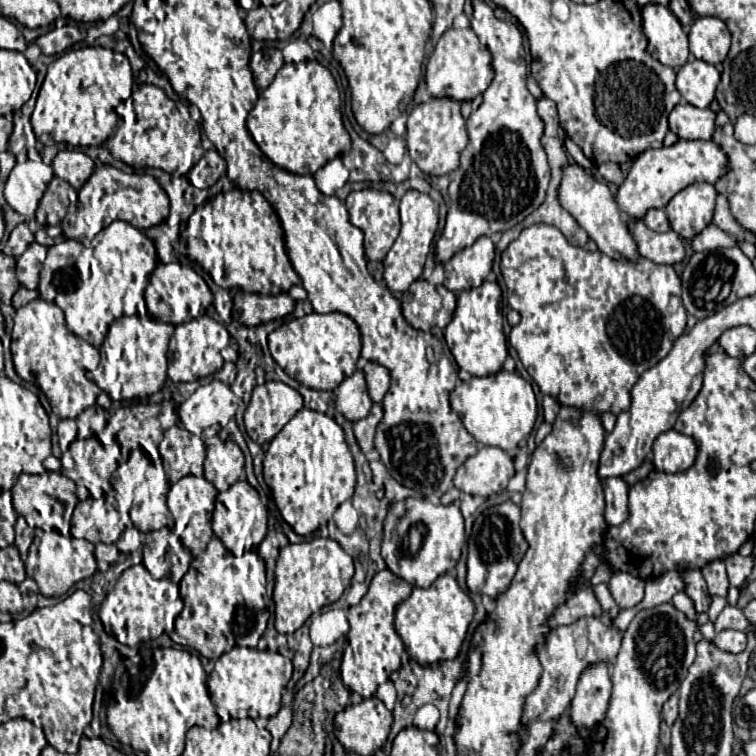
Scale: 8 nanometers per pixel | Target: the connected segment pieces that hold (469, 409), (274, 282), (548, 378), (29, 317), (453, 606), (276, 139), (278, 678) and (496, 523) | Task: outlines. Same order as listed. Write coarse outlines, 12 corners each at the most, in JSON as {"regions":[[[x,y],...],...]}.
{"regions":[[[508,371],[462,381],[450,407],[478,443],[516,449],[538,415]],[[260,191],[198,205],[178,250],[214,283],[300,283]],[[532,225],[510,345],[560,405],[624,413],[686,329],[670,265]],[[58,305],[16,311],[12,359],[54,415],[96,405],[96,347]],[[452,575],[414,587],[396,633],[420,665],[460,655],[472,599]],[[316,59],[286,63],[248,113],[280,169],[350,153],[340,93]],[[236,645],[208,691],[220,723],[272,717],[292,661]],[[520,507],[486,509],[468,539],[468,589],[498,599],[528,543]]]}

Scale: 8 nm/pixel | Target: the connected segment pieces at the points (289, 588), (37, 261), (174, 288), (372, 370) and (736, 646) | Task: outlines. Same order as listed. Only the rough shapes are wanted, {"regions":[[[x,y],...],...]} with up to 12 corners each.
{"regions":[[[332,539],[284,547],[276,631],[342,597],[352,557]],[[32,243],[16,261],[16,277],[28,289],[38,287],[46,247]],[[158,263],[144,293],[149,314],[180,325],[213,294],[193,268]],[[366,363],[368,393],[380,403],[390,389],[390,371],[378,363]],[[726,629],[716,635],[716,647],[728,653],[746,649],[746,633]]]}

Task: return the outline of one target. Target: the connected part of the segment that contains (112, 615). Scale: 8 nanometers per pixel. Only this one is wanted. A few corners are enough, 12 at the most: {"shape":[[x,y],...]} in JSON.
{"shape":[[126,569],[100,607],[128,647],[164,633],[170,581]]}

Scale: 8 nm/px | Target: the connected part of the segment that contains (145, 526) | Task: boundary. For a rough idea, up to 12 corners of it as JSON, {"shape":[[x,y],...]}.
{"shape":[[166,477],[136,489],[130,519],[150,533],[174,527],[166,507]]}

